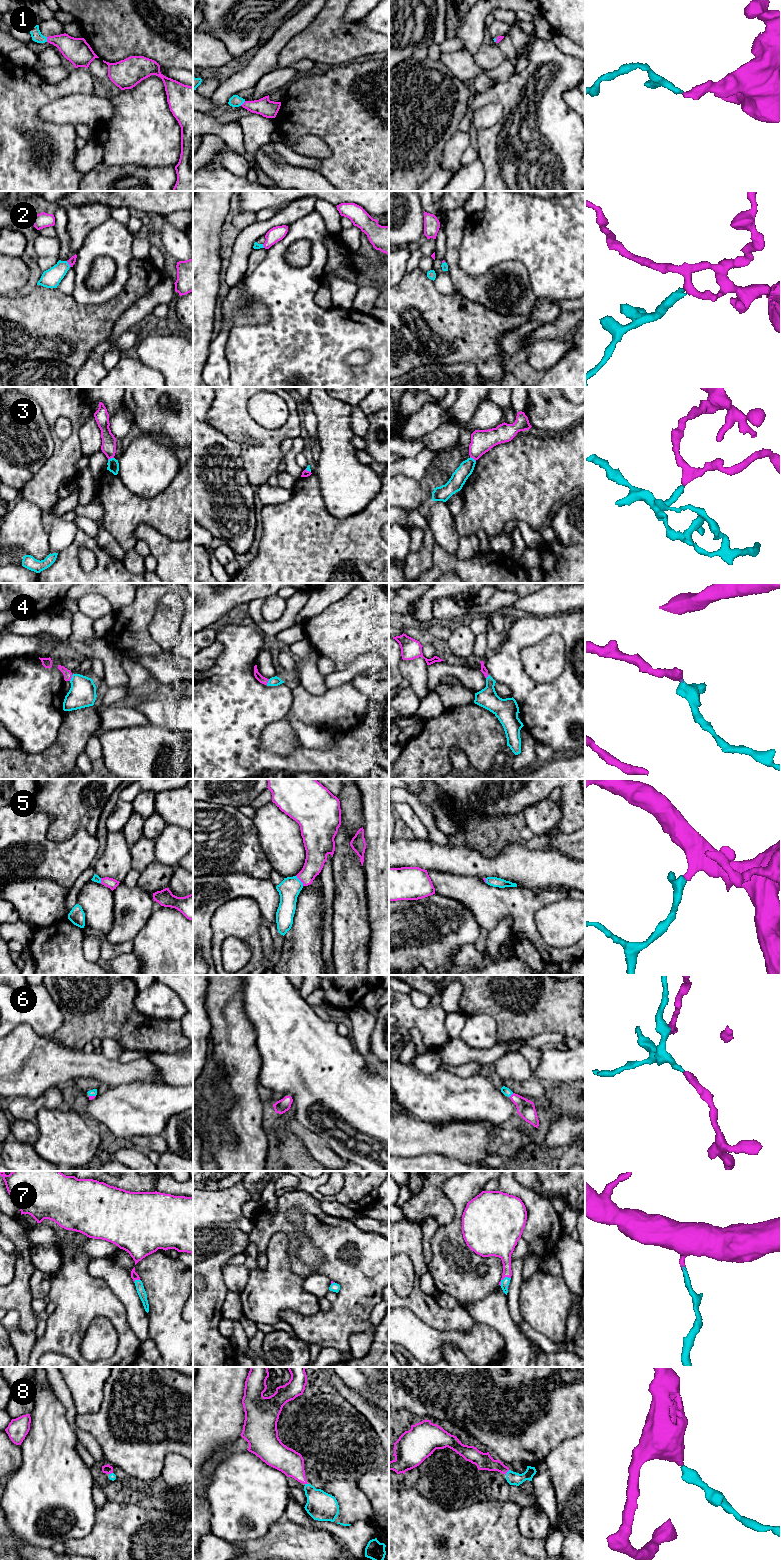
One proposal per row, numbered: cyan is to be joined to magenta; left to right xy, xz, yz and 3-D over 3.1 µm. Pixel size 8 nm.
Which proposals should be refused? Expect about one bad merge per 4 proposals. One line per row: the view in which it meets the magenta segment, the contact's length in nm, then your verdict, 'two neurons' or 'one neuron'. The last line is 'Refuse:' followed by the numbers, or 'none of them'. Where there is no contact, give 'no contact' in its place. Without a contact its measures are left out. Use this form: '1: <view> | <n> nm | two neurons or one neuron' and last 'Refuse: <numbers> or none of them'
1: xy | 40 nm | one neuron
2: xy | 60 nm | one neuron
3: xy | 50 nm | two neurons
4: xy | 50 nm | one neuron
5: xz | 110 nm | one neuron
6: yz | 50 nm | one neuron
7: yz | 110 nm | one neuron
8: yz | 50 nm | one neuron
Refuse: 3

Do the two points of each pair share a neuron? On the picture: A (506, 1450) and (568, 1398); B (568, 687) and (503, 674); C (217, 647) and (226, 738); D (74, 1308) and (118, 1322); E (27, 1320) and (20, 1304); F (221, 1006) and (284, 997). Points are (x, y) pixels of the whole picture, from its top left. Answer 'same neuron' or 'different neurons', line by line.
A: same neuron
B: same neuron
C: different neurons
D: same neuron
E: same neuron
F: different neurons

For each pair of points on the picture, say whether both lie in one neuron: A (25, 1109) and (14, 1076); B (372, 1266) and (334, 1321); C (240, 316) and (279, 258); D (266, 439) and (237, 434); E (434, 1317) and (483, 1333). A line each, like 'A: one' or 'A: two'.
A: two
B: one
C: two
D: one
E: two

